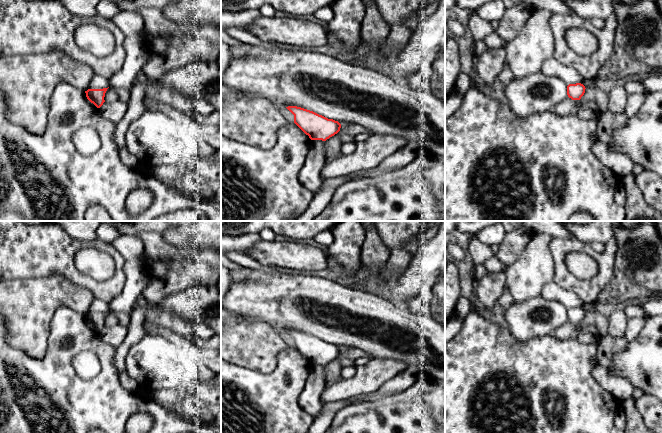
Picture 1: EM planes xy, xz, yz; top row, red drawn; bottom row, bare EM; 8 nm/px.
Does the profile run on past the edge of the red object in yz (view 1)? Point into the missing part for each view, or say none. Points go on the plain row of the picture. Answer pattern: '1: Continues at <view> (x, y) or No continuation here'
1: No continuation here

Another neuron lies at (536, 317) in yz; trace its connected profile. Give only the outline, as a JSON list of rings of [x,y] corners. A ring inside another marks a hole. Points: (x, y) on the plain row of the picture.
[[[543,296],[514,303],[505,311],[505,320],[511,334],[520,342],[534,337],[552,335],[567,319],[567,308]]]

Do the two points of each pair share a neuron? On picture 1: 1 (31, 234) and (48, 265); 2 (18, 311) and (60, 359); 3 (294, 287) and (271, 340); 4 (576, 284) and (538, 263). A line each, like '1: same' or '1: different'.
1: same
2: different
3: different
4: different

